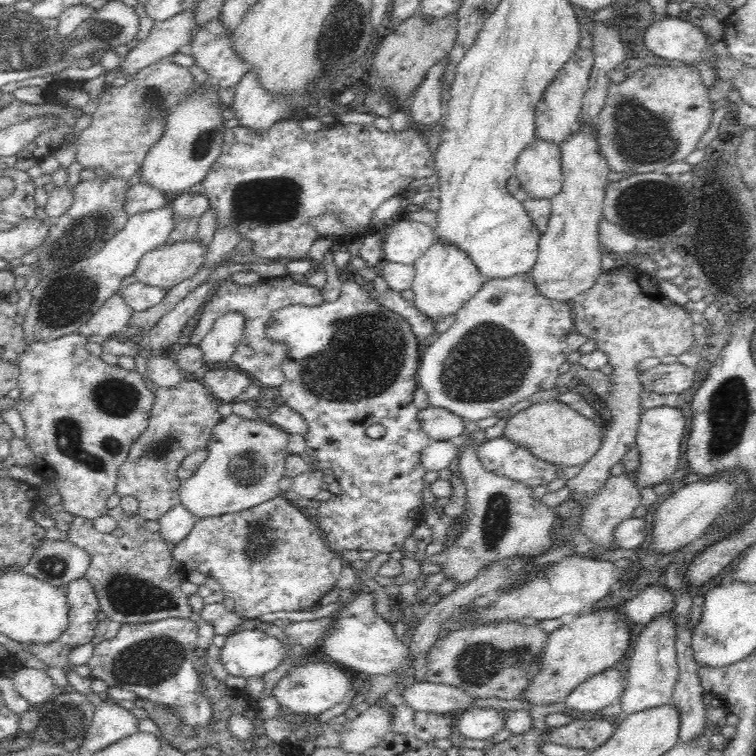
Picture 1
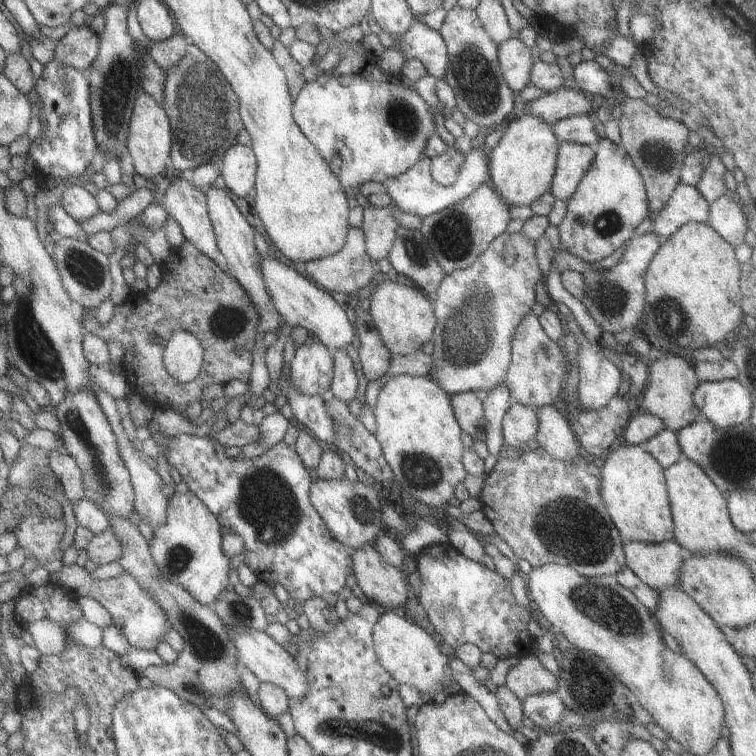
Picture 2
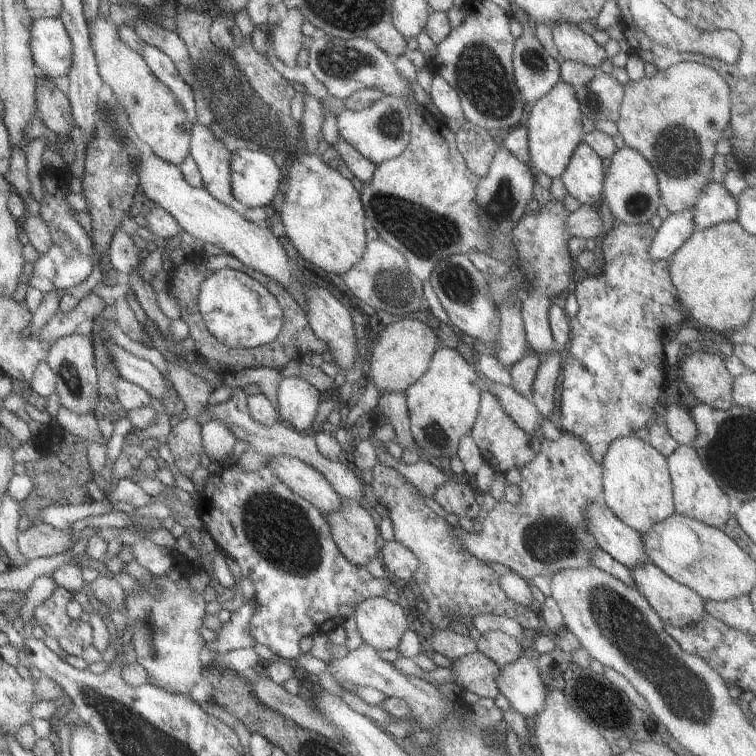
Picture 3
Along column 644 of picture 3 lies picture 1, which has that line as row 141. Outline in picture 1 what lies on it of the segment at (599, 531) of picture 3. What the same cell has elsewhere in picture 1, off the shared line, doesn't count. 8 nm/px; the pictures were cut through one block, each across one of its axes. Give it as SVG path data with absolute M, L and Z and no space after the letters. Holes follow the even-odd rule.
M578 48L566 65L546 87L542 100L536 104L536 133L535 139L544 139L560 144L570 134L578 131L579 115L582 108L582 96L588 90L588 78L594 67L595 57L588 48Z

